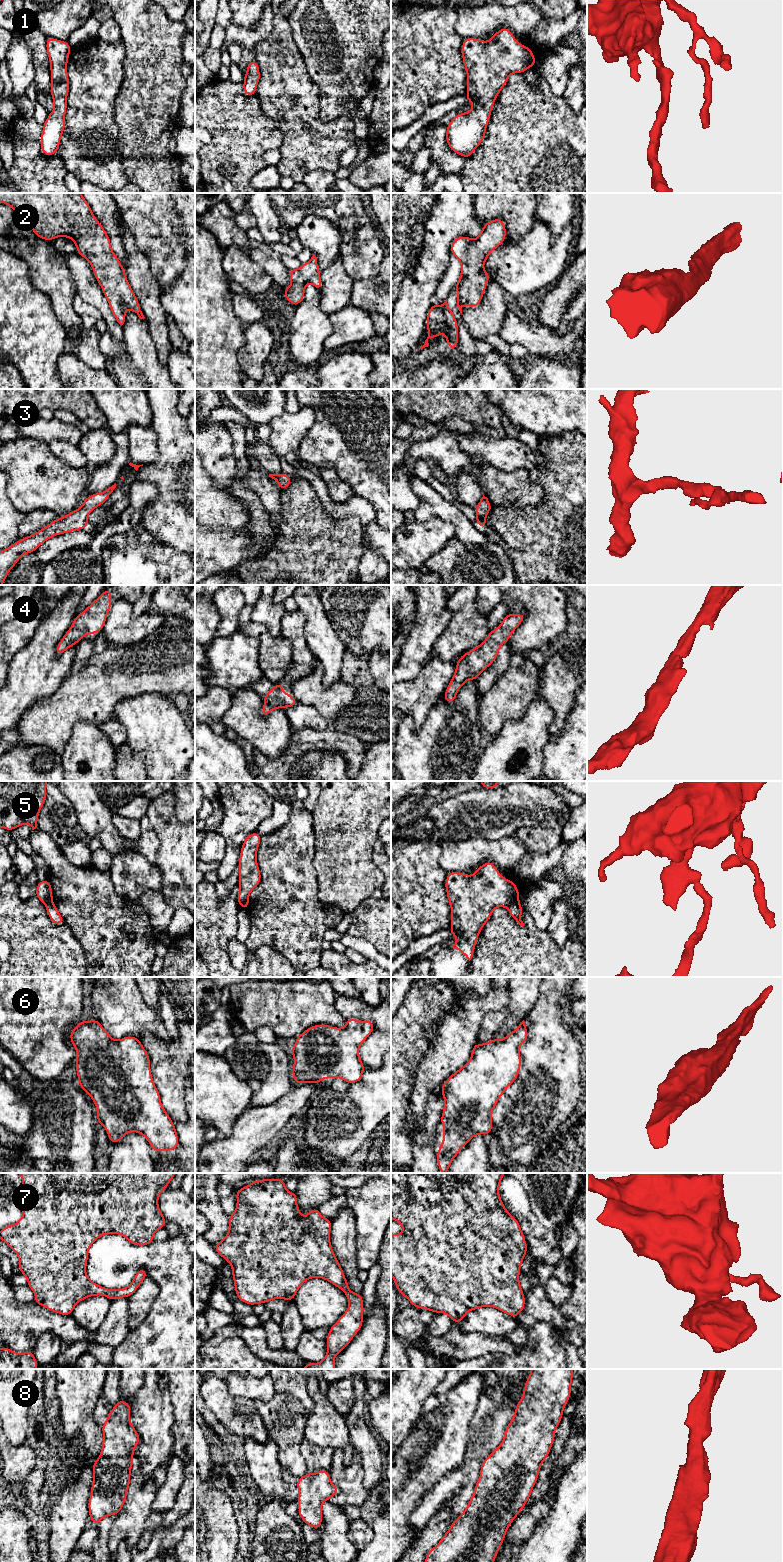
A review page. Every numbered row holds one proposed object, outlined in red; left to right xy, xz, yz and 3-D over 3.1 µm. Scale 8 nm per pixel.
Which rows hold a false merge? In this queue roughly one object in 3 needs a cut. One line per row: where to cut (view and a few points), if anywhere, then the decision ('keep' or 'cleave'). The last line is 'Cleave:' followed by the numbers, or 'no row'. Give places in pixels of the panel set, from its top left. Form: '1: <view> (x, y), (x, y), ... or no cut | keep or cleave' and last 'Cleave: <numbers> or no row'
1: no cut | keep
2: no cut | keep
3: no cut | keep
4: no cut | keep
5: yz (518, 900), (513, 900), (507, 906) | cleave
6: no cut | keep
7: no cut | keep
8: no cut | keep
Cleave: 5

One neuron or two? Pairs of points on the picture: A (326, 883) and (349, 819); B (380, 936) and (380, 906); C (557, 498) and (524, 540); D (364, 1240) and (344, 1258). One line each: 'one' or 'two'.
A: one
B: one
C: one
D: two

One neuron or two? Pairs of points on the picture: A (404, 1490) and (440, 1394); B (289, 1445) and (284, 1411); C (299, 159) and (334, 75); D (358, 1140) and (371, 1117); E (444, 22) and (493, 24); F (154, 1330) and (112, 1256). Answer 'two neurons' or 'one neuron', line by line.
A: two neurons
B: one neuron
C: two neurons
D: one neuron
E: two neurons
F: one neuron

